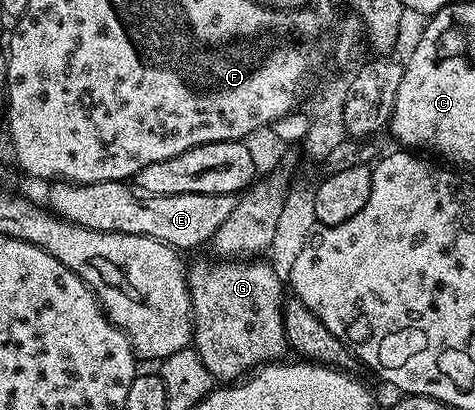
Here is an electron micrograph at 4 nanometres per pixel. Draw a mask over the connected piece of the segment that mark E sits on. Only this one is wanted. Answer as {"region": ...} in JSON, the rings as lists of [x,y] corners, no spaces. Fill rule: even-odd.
{"region":[[[54,181],[49,184],[49,210],[67,223],[75,223],[93,231],[107,231],[108,233],[128,233],[129,235],[143,235],[159,239],[169,247],[198,247],[201,243],[209,244],[214,238],[216,229],[228,221],[228,213],[232,213],[236,199],[232,195],[205,195],[204,193],[180,193],[172,197],[156,197],[144,195],[126,181],[100,181],[99,183],[67,183]]]}

